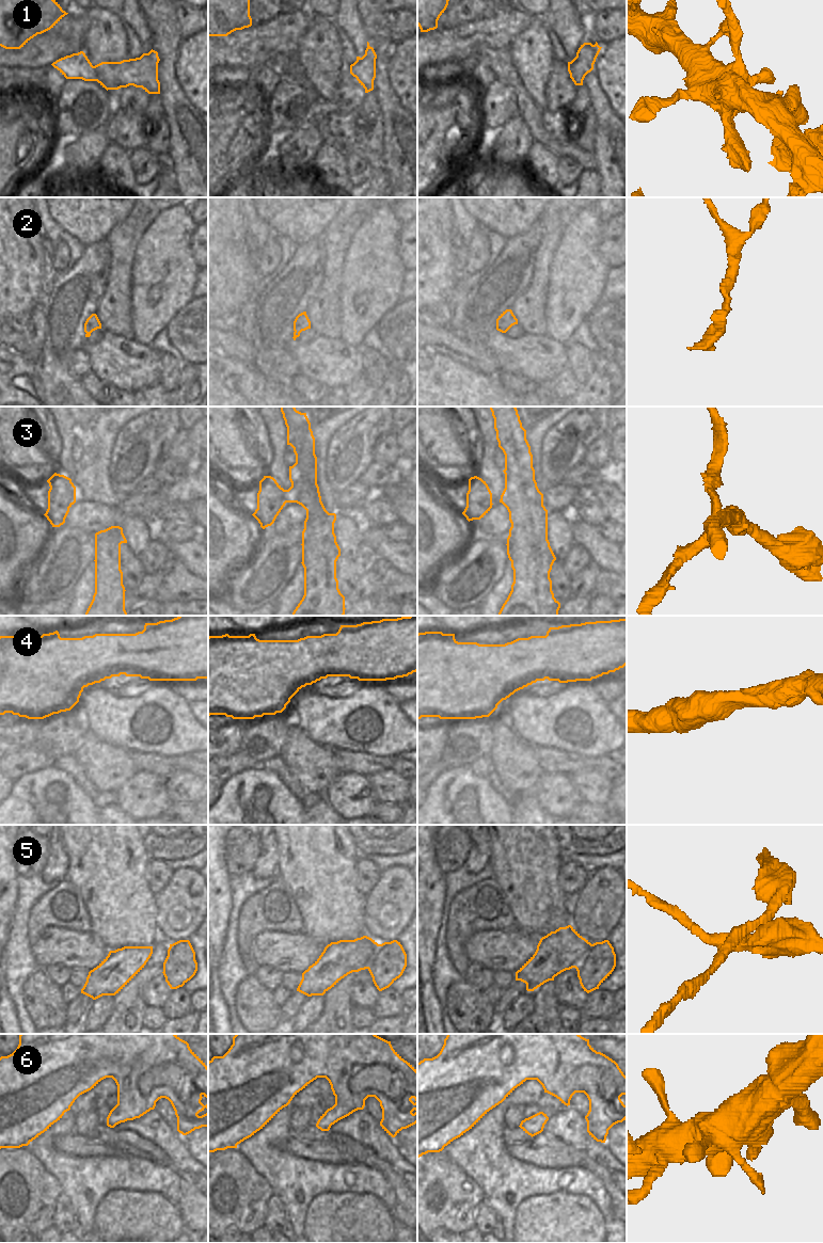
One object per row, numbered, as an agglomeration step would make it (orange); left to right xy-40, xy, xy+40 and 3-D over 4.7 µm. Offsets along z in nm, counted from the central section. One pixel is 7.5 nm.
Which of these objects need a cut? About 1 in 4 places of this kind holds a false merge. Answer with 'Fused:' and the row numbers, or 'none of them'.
Fused: 3, 5

